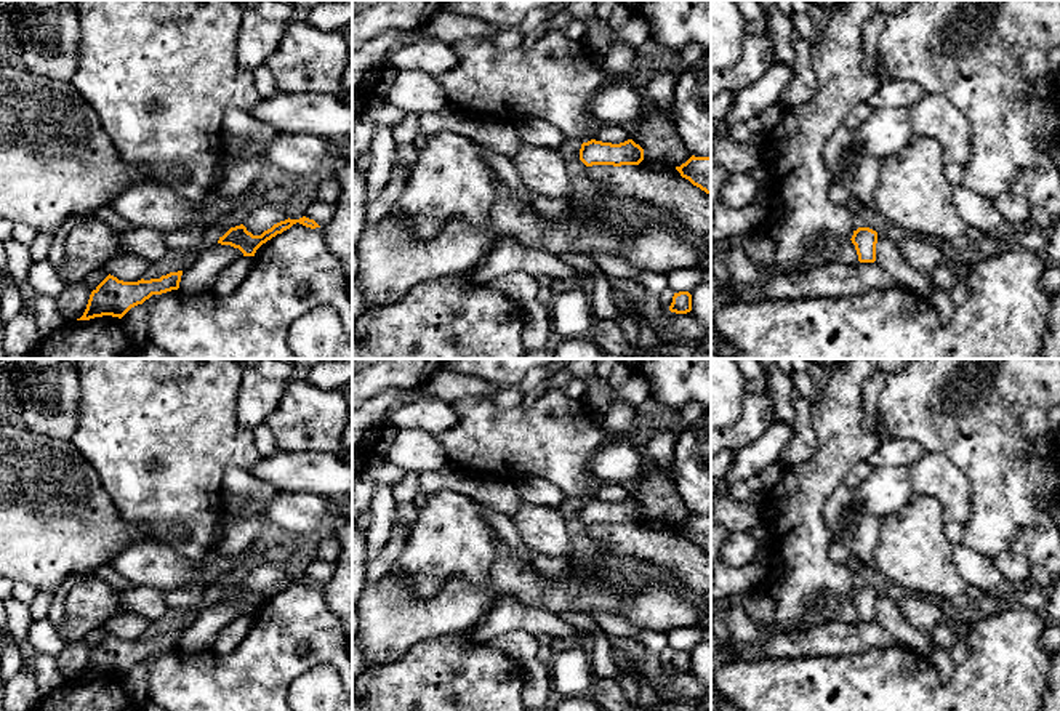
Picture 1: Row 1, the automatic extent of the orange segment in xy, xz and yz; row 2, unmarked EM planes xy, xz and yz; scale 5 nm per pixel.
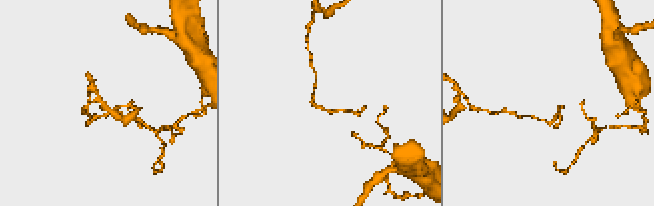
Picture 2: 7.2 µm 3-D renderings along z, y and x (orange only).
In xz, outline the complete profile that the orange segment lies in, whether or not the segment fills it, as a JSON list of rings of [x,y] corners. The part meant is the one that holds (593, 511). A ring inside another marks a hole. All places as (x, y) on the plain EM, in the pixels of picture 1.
[[[591,498],[581,503],[580,519],[586,525],[592,524],[639,524],[644,519],[644,508],[632,498],[620,503]]]

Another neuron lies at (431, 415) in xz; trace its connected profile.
[[[432,397],[395,402],[386,416],[395,431],[424,431],[436,437],[458,424],[452,404]]]

